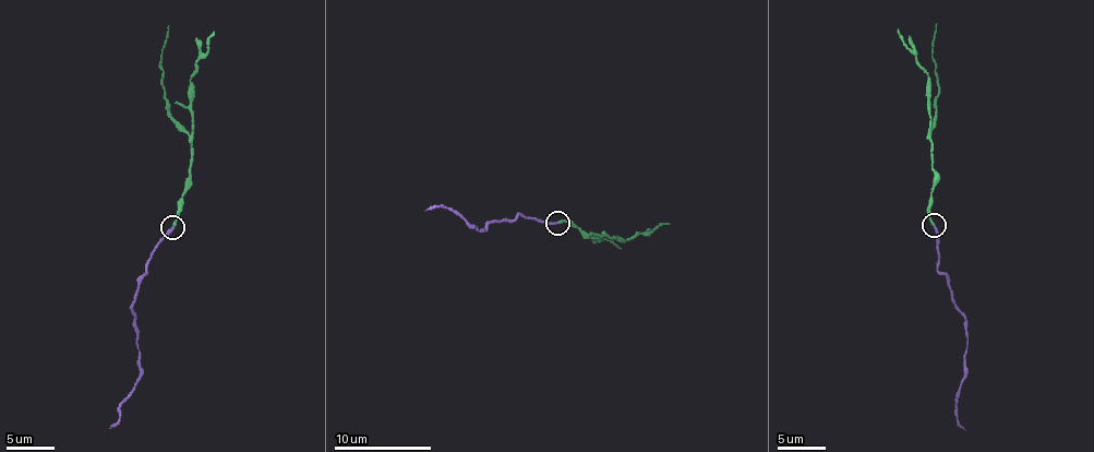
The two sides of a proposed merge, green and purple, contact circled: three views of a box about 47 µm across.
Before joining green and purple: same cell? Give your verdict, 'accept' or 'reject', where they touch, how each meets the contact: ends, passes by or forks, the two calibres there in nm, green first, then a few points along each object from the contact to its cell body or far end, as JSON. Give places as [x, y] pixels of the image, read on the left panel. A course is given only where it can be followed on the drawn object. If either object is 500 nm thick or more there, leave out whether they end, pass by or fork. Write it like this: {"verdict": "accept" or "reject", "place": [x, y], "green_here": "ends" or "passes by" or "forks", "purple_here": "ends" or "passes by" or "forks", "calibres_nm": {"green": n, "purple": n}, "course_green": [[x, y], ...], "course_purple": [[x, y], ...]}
{"verdict": "reject", "place": [172, 227], "green_here": "ends", "purple_here": "ends", "calibres_nm": {"green": 160, "purple": 200}, "course_green": [[173, 226], [189, 178], [191, 144], [190, 134], [168, 111], [161, 83], [163, 46], [169, 25]], "course_purple": [[173, 226], [146, 265], [133, 306], [141, 379], [124, 402], [120, 419], [110, 427]]}

